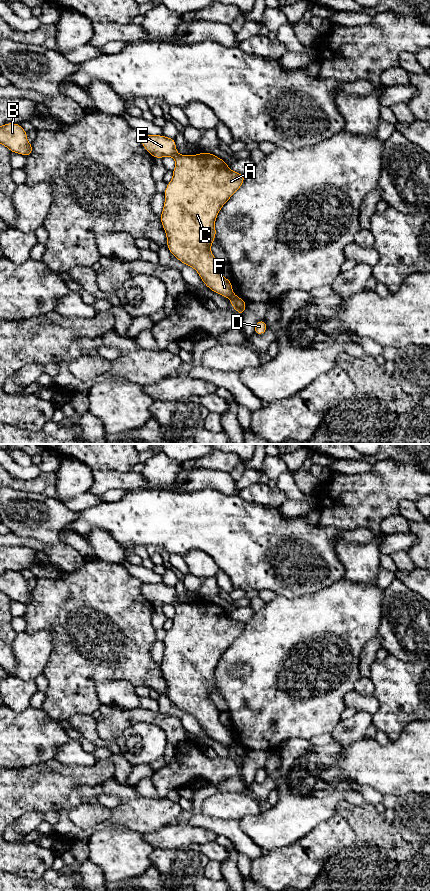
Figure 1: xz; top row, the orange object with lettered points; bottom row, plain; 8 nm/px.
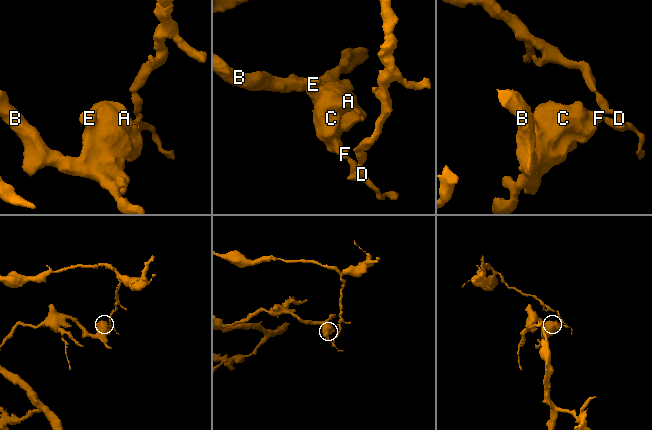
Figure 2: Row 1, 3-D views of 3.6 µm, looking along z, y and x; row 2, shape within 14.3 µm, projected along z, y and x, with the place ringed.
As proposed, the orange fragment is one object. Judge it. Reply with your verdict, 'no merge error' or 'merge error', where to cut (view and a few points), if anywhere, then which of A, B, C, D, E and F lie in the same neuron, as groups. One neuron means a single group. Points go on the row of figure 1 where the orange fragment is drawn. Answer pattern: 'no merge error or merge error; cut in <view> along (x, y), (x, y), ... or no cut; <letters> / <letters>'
merge error; cut in xz along (233, 294), (230, 298); A B C E F / D

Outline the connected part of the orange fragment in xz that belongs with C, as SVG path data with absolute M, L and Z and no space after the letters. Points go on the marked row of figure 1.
M143 135L141 144L153 158L171 156L176 163L172 171L173 177L164 191L164 207L160 215L168 250L184 265L194 268L209 289L223 297L231 298L234 295L232 283L220 274L220 264L210 248L216 238L217 215L223 205L243 185L245 175L230 170L227 162L210 152L196 155L178 154L174 138Z

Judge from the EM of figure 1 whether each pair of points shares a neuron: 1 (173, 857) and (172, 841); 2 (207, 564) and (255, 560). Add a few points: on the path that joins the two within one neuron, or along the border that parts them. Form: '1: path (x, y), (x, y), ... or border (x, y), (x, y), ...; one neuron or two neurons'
1: border (195, 843), (181, 845), (176, 848), (156, 849); two neurons
2: border (195, 550), (205, 552), (221, 569); two neurons

